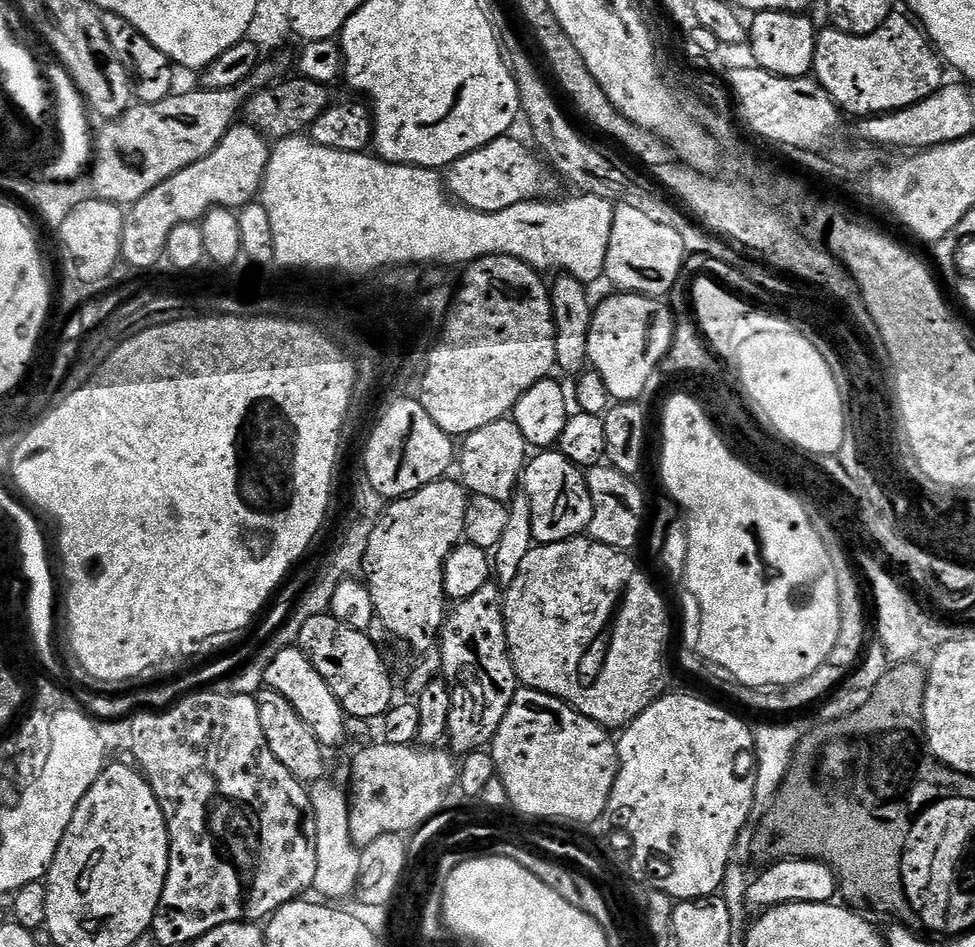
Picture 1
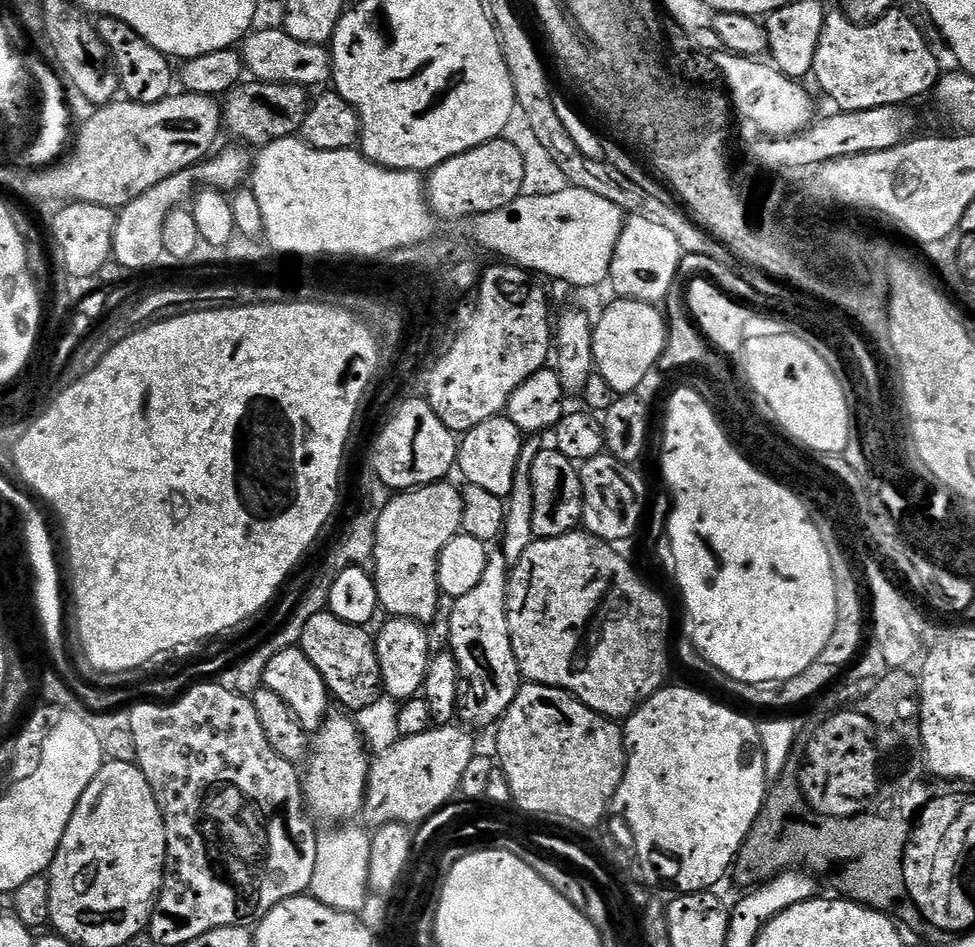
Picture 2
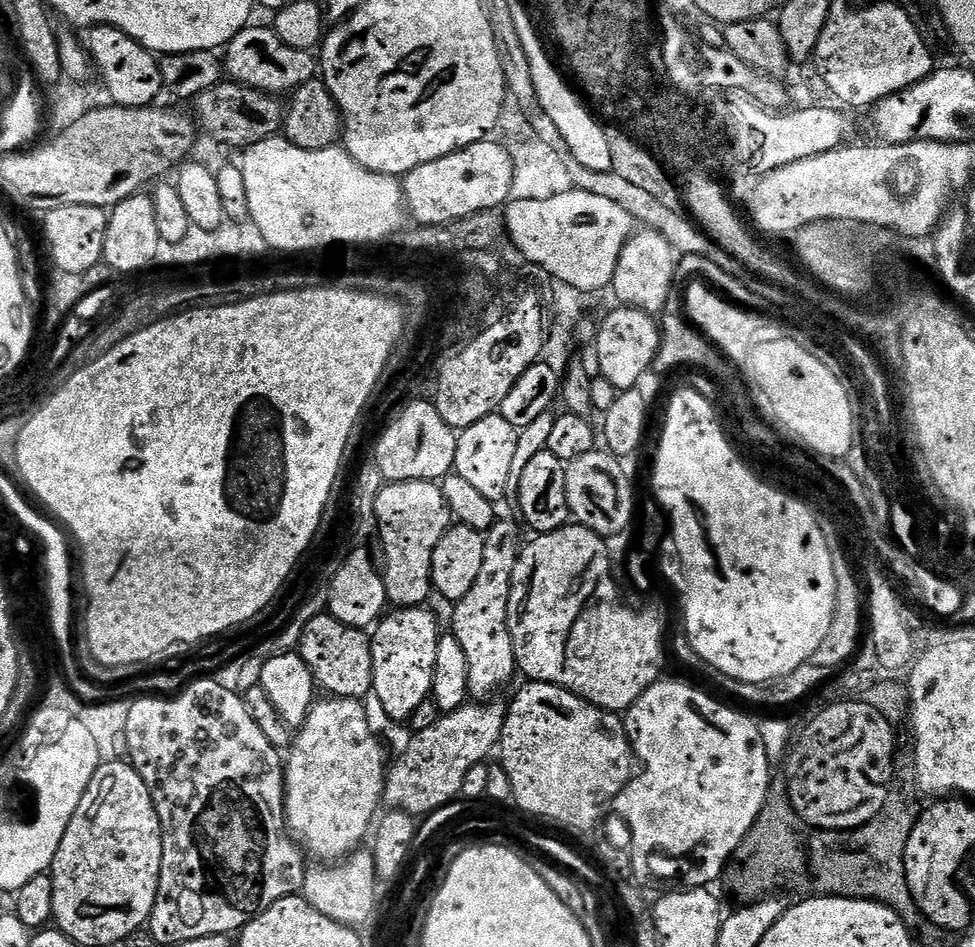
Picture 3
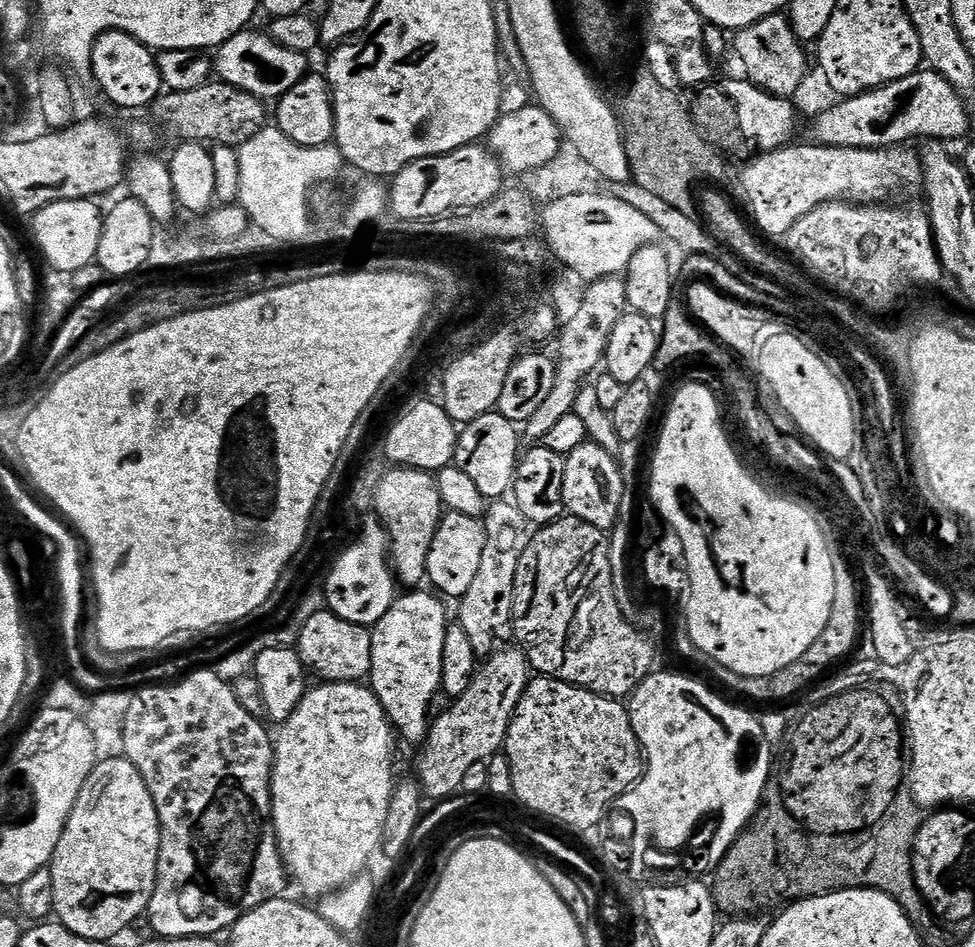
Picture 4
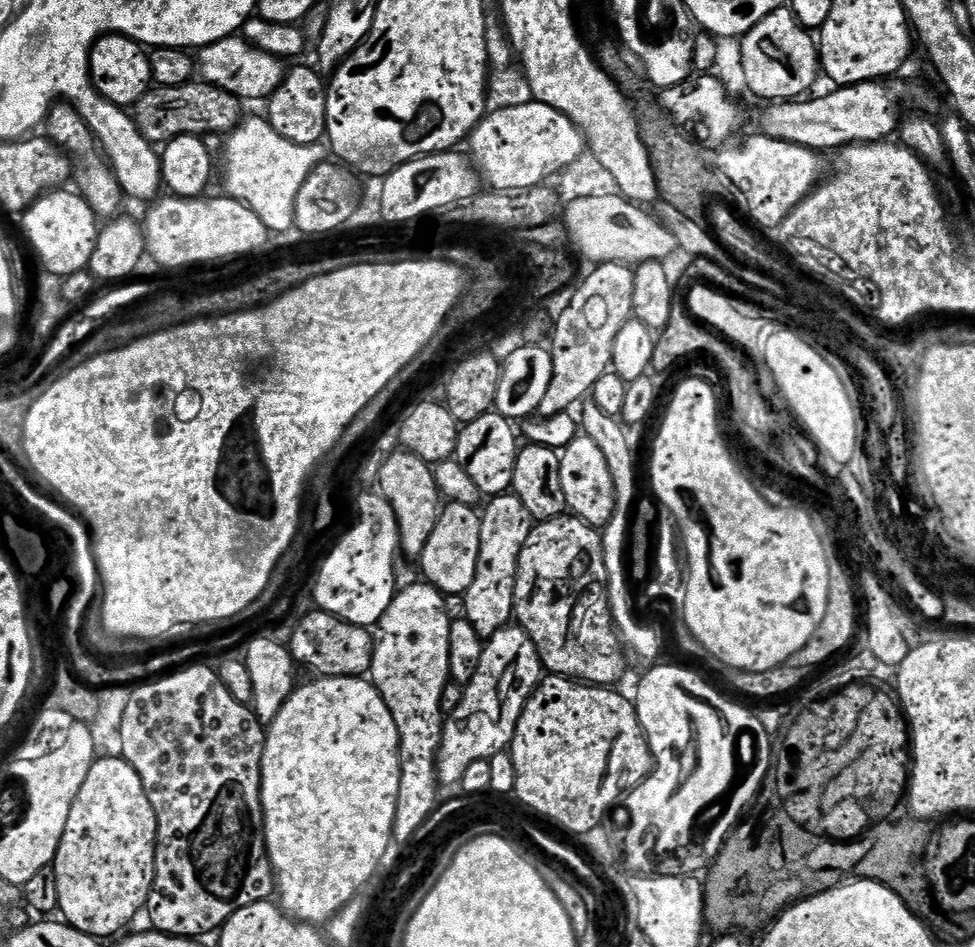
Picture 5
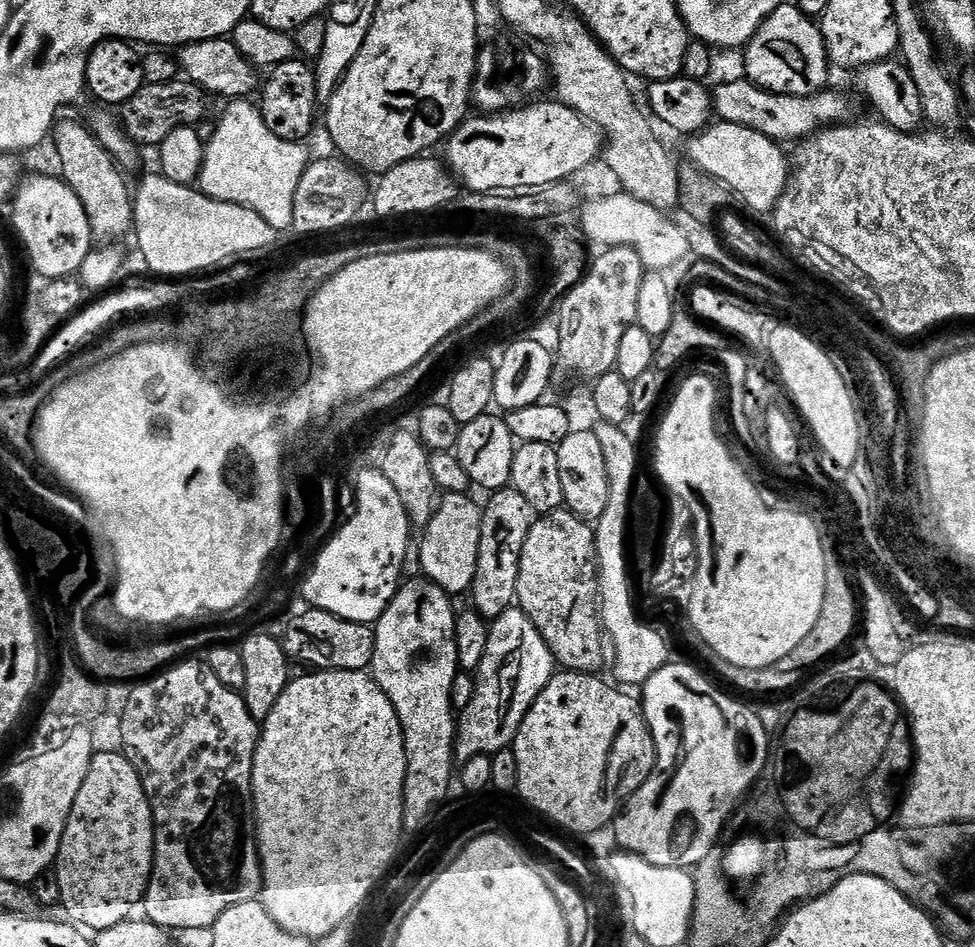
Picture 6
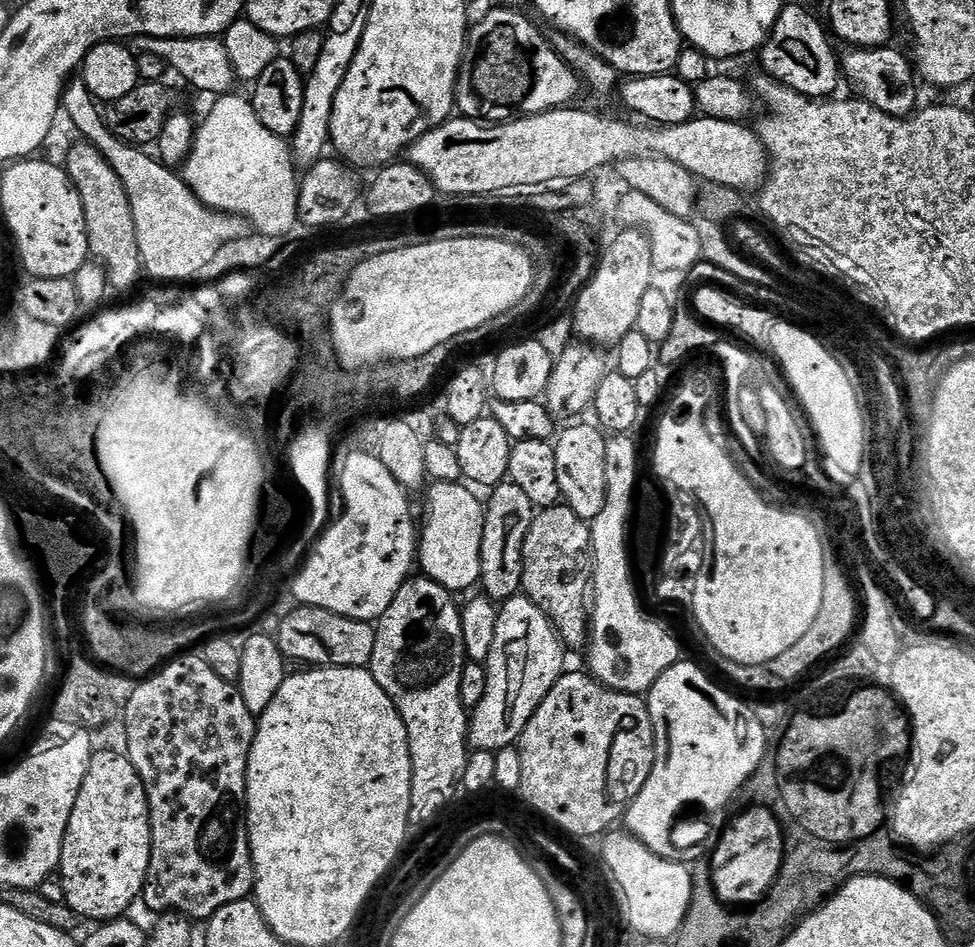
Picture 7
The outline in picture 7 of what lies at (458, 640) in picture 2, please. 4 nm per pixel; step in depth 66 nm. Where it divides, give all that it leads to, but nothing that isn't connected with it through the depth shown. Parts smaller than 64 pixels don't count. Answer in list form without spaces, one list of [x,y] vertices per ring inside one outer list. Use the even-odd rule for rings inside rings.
[[[497,484],[487,493],[482,530],[482,570],[479,587],[491,600],[503,602],[521,591],[524,583],[524,543],[532,525],[534,506],[518,486]]]

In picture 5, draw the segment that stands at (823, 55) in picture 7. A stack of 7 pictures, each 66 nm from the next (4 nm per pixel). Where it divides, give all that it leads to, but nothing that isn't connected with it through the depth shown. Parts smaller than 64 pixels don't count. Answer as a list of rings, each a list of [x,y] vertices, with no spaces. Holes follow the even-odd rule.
[[[791,7],[774,10],[758,22],[740,40],[745,89],[761,96],[764,102],[783,102],[807,97],[821,75],[817,41],[809,29],[800,24]]]

